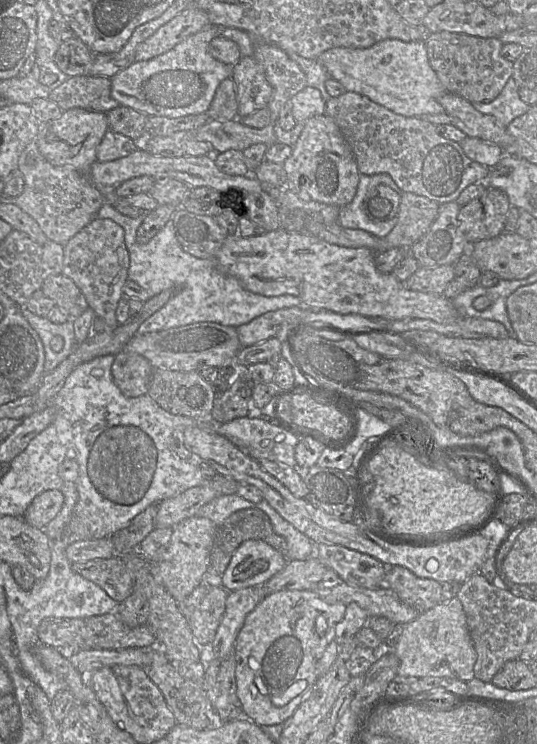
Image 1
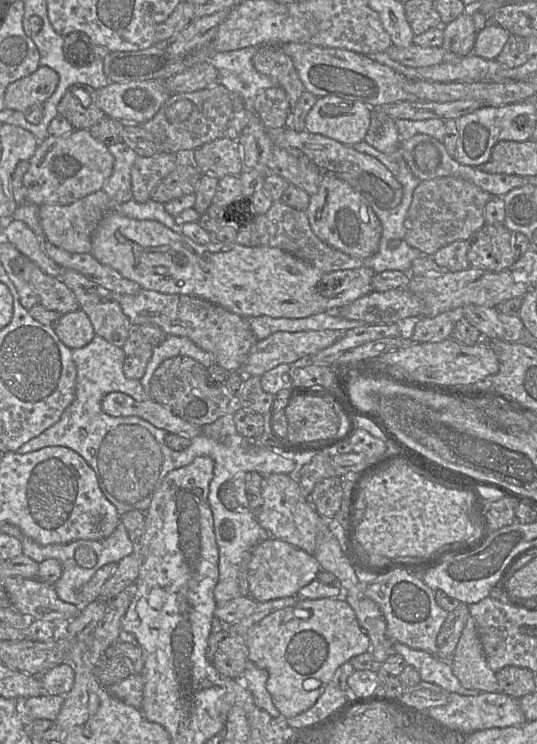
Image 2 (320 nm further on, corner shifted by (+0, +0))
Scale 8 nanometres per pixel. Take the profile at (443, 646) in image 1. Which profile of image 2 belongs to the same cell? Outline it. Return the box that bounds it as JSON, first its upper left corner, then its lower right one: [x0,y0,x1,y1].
[450,618,500,692]

